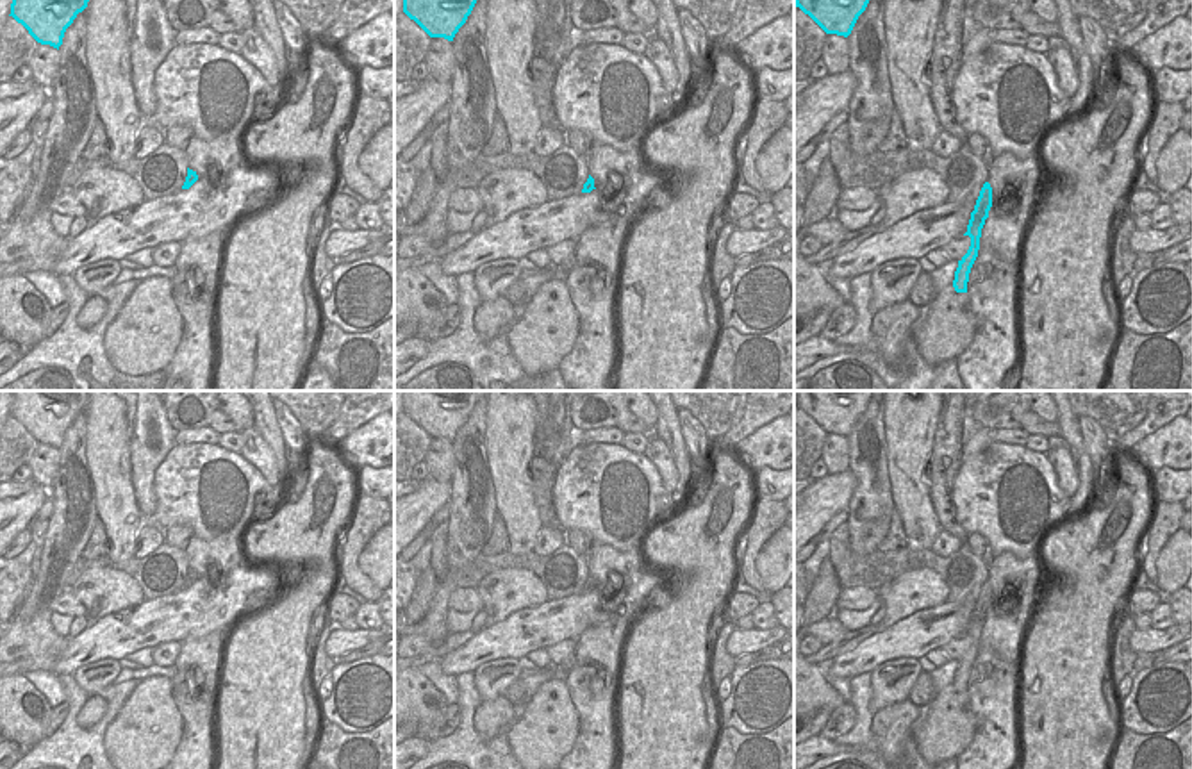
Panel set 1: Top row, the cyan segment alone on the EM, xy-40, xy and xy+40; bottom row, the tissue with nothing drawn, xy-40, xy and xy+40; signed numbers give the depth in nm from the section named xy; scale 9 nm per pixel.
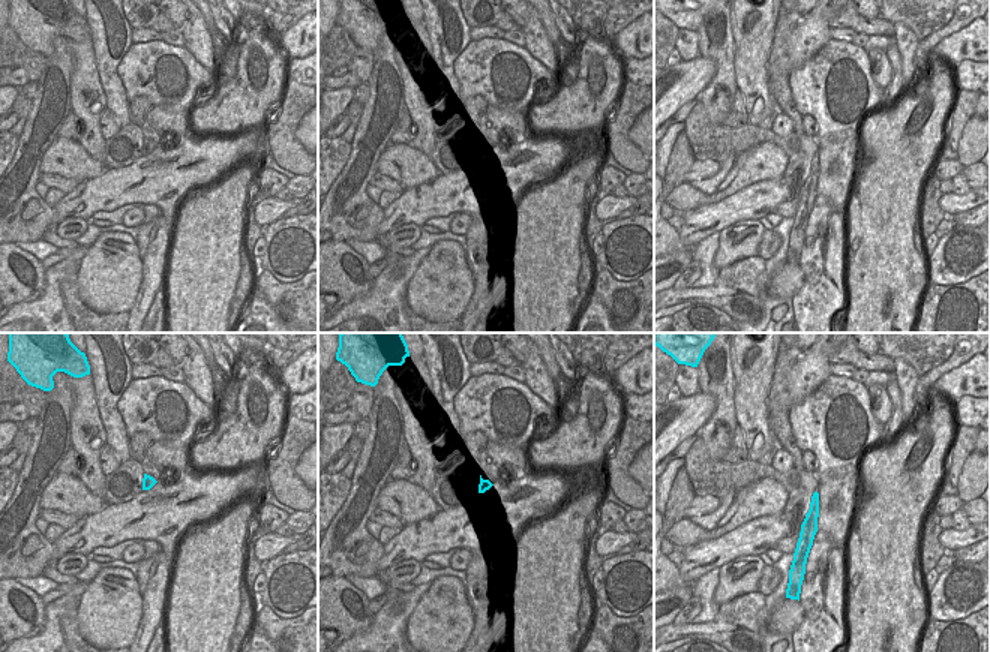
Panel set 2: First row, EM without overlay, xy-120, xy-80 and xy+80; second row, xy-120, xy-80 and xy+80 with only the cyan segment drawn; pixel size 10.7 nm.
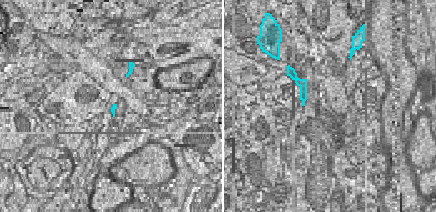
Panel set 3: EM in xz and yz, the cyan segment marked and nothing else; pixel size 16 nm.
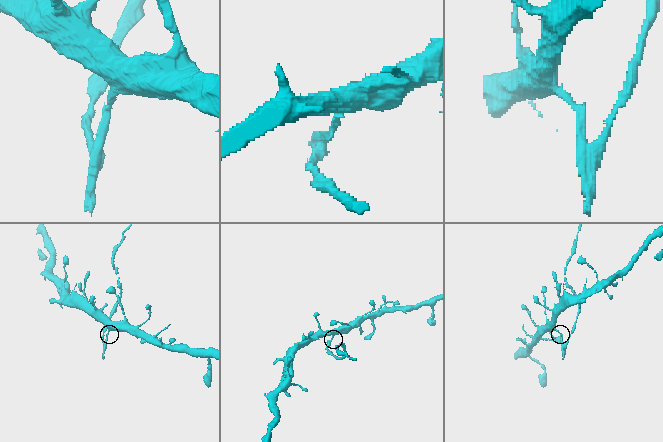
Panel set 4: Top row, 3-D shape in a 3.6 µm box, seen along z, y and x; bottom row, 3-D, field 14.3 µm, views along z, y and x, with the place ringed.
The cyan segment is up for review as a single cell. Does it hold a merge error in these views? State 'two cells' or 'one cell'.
two cells

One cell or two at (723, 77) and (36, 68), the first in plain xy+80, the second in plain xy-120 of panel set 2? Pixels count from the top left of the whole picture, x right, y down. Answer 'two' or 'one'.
two

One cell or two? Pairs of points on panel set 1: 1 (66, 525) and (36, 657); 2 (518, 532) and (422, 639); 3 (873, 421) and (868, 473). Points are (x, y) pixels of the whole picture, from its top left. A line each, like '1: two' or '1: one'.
1: one
2: two
3: one

